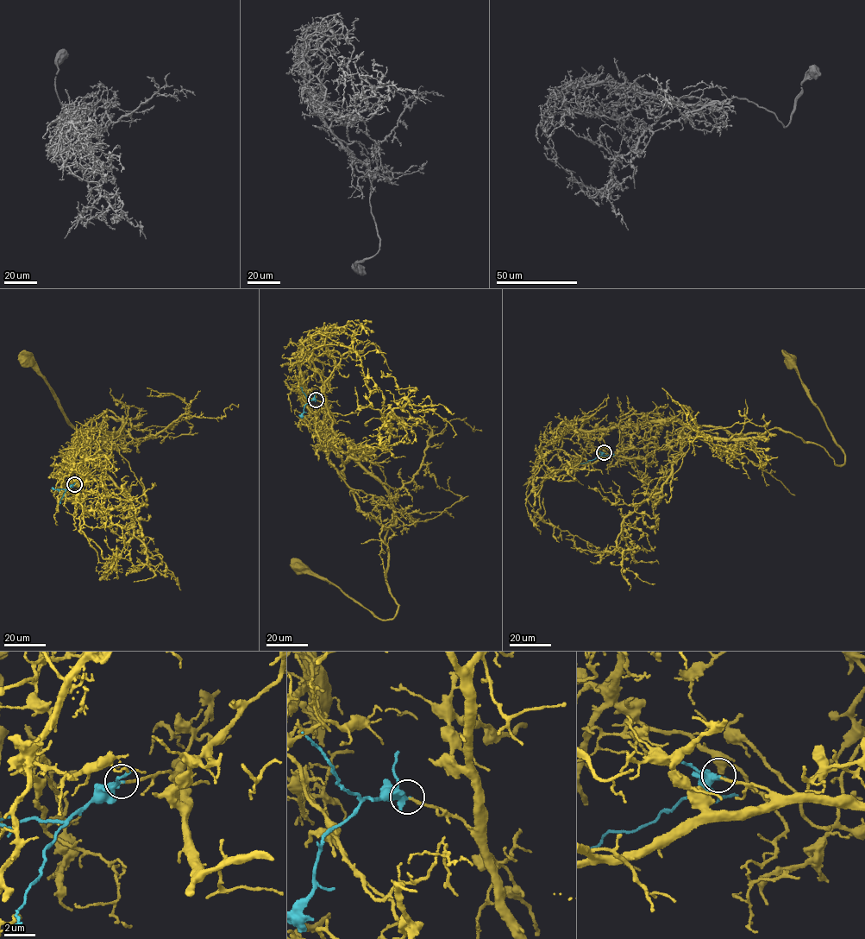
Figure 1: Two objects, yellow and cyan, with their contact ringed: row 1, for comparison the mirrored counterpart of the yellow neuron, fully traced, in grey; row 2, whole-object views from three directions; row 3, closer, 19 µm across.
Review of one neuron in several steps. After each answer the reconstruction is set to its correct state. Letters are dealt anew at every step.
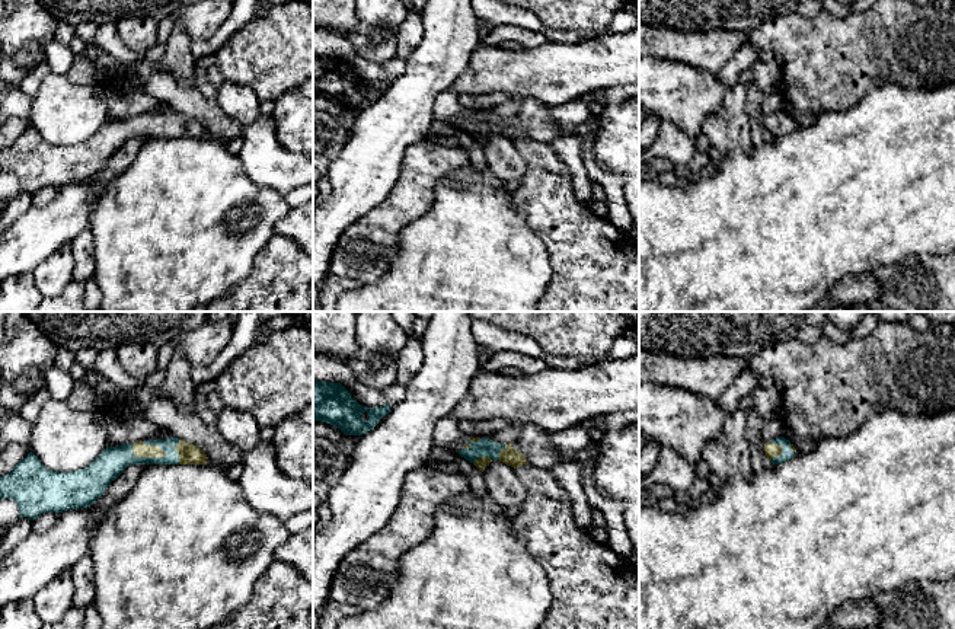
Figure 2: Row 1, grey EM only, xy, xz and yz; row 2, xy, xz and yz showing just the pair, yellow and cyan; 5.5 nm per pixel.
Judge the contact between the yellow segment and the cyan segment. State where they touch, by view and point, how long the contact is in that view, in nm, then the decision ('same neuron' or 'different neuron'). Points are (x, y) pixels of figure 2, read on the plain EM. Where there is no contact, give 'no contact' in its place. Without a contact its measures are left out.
meets yellow in xy at (146, 130); contact 200 nm long; same neuron

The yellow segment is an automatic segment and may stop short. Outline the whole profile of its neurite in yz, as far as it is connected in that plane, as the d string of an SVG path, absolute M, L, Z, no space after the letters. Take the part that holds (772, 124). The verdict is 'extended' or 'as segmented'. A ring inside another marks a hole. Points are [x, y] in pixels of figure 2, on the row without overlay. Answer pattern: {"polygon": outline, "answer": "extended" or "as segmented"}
{"polygon": "M779 111L764 118L764 127L773 138L790 134L796 128L793 118L785 111Z", "answer": "extended"}

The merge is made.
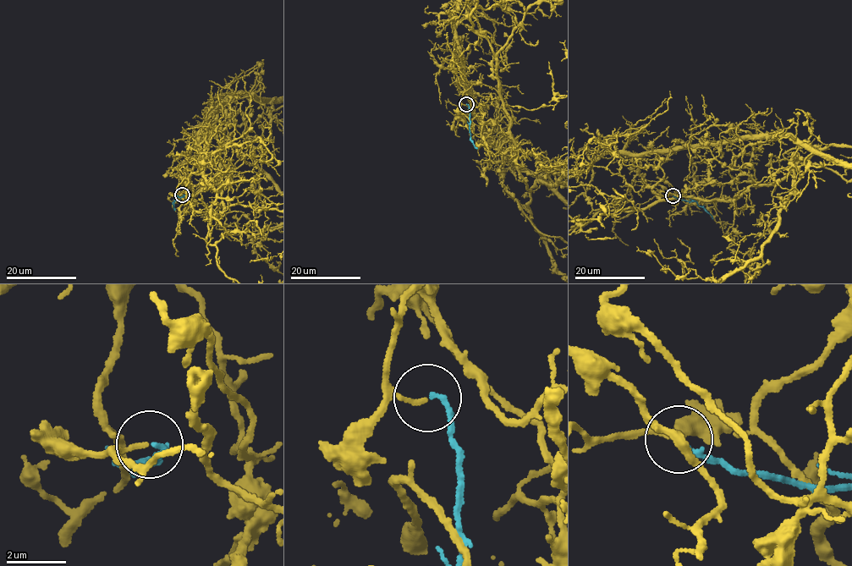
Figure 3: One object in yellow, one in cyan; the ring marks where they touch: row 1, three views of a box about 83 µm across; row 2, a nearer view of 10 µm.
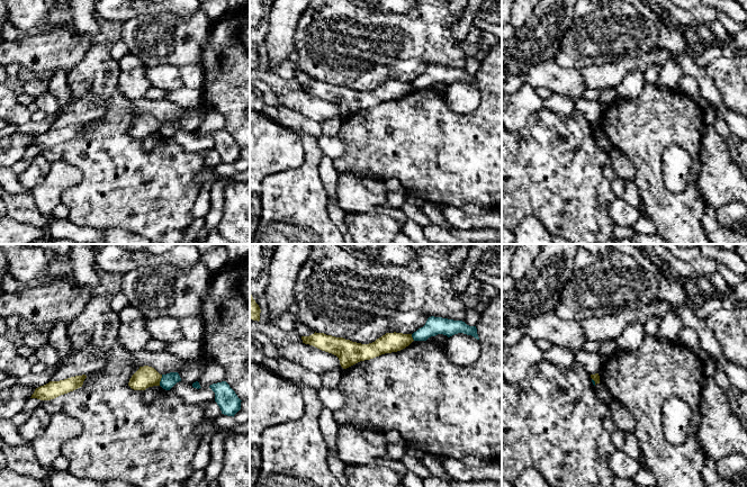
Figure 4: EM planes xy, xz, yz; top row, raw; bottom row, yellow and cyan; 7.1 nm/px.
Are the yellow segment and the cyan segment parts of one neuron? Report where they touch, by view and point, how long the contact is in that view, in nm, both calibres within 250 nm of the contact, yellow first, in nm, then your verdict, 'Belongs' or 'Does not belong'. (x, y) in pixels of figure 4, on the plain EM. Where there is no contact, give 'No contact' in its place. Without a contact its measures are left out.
Touches yellow at xy (160, 128). Shared border 80 nm. Thickness 150 nm (yellow) against 100 nm. Does not belong

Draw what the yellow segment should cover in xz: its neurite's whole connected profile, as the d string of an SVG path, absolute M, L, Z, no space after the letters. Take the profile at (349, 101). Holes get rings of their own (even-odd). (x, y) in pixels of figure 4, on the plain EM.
M316 80L309 84L302 84L302 88L305 92L336 103L343 117L385 101L400 99L414 89L412 82L396 80L386 81L369 92L361 92L343 85L335 85Z

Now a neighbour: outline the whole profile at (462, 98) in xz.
M458 81L443 92L449 107L457 114L472 112L480 102L480 90L471 83Z

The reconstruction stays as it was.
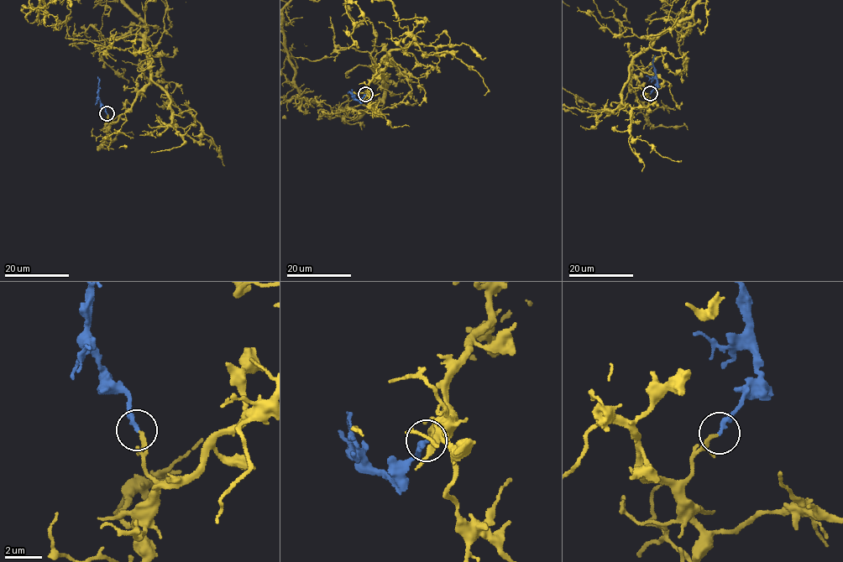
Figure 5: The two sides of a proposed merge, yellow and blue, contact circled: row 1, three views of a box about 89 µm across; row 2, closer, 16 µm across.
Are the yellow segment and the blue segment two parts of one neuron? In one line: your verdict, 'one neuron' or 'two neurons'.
one neuron

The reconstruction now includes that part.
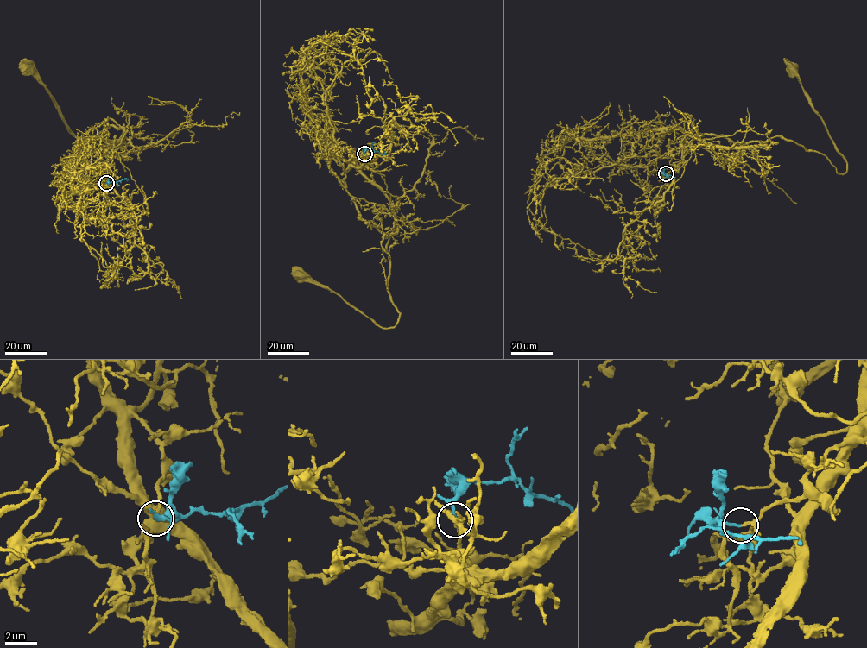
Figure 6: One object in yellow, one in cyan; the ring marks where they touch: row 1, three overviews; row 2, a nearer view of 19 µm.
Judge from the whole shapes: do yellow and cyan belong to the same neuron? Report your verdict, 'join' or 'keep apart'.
join

